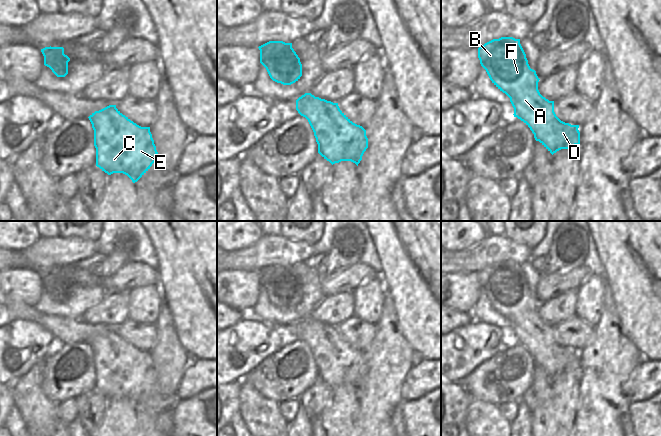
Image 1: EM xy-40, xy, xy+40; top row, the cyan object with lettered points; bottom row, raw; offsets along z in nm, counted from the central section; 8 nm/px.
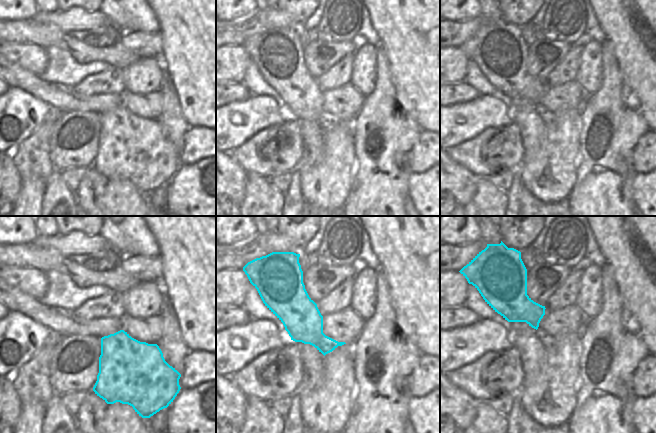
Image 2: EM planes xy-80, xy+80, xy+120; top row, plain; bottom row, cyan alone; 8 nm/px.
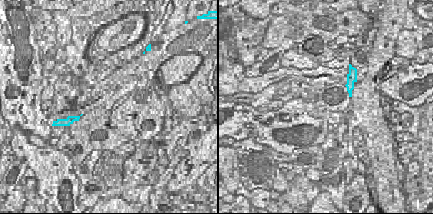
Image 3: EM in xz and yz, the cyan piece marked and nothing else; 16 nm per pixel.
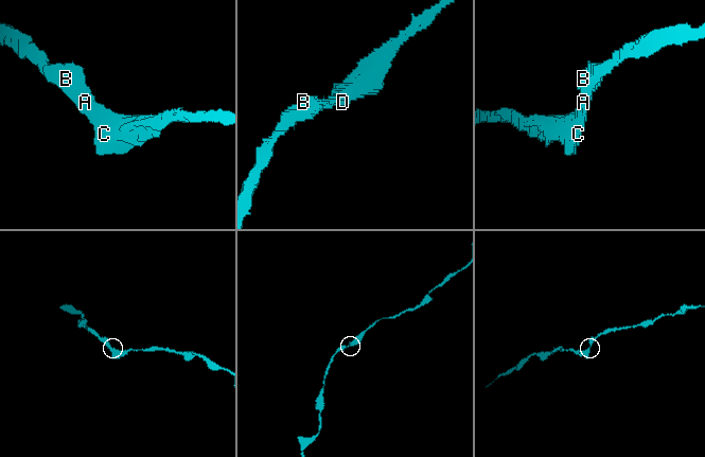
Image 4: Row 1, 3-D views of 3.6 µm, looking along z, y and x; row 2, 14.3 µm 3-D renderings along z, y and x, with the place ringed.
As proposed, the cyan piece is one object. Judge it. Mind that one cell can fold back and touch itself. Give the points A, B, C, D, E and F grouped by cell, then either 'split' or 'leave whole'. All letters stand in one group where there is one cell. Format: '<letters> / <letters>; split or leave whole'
A B C D E F; leave whole

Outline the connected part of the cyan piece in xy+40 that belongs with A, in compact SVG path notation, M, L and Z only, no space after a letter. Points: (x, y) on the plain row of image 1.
M501 261L493 263L478 272L478 282L492 307L509 322L514 332L514 341L523 345L539 365L552 379L561 373L580 369L579 349L561 345L554 336L554 325L543 321L538 314L539 302L531 293L520 263Z

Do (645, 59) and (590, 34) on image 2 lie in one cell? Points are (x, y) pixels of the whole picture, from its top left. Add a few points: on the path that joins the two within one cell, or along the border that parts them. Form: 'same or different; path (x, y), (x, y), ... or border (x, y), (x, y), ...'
different; border (596, 16), (596, 20), (606, 38)

